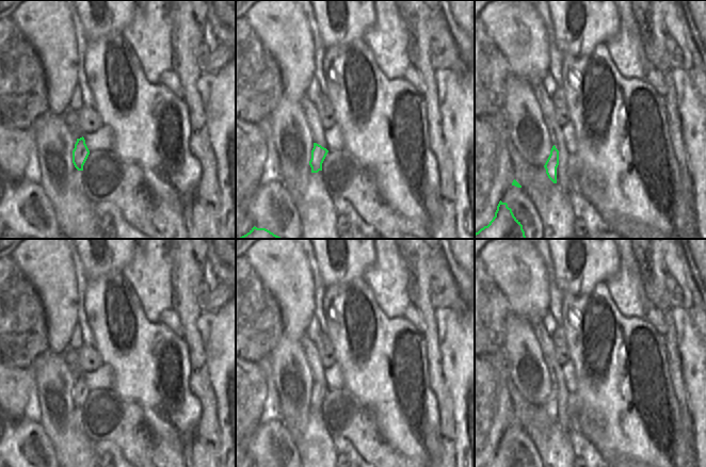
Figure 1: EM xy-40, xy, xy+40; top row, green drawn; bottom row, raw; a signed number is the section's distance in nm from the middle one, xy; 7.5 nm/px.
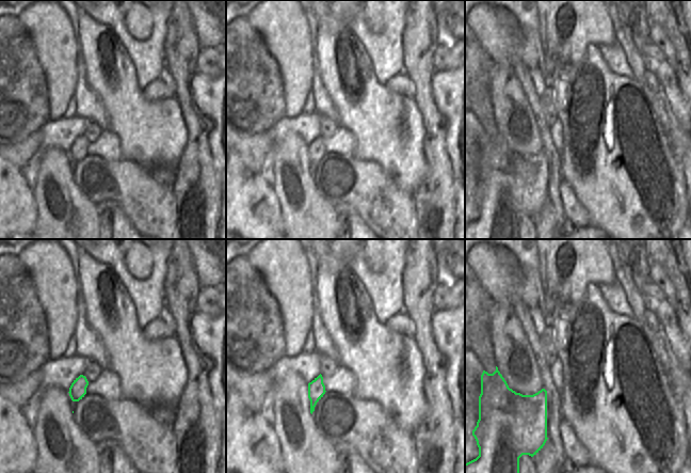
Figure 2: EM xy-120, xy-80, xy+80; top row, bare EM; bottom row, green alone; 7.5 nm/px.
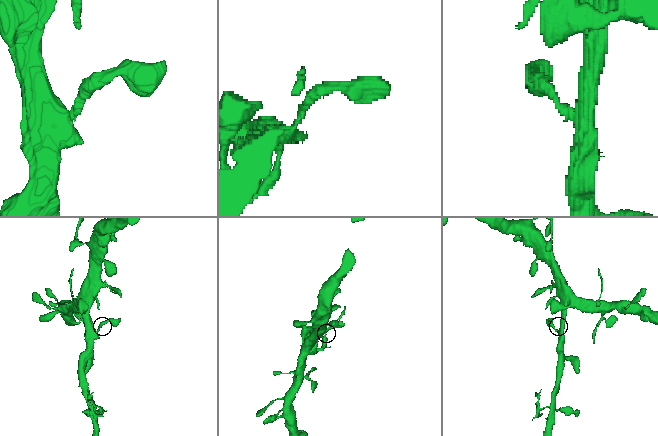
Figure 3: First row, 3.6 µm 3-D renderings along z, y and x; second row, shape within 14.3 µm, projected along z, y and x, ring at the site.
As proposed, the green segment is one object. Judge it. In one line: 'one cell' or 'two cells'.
one cell

